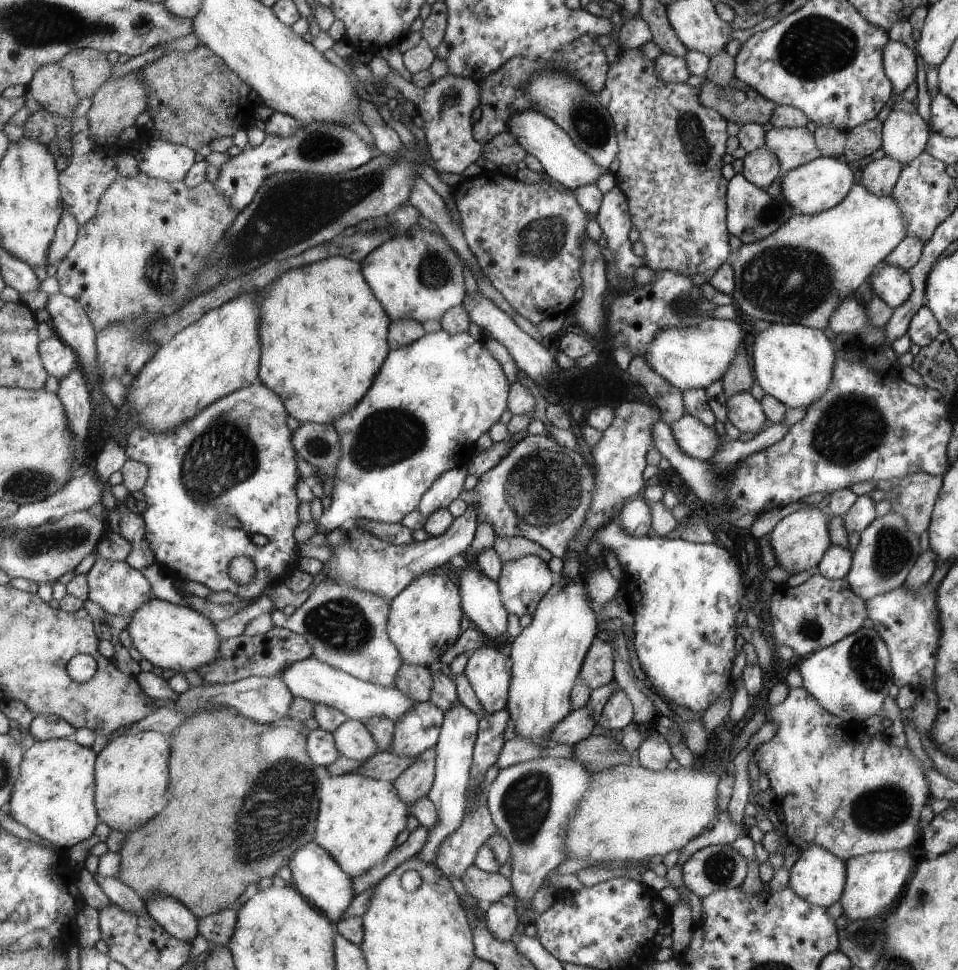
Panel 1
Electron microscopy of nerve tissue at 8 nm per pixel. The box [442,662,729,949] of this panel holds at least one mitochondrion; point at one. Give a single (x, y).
(525, 805)

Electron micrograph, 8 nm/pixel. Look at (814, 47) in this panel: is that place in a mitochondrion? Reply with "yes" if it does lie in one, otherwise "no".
yes

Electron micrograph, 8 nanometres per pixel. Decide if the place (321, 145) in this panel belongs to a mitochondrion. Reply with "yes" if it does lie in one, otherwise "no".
yes

